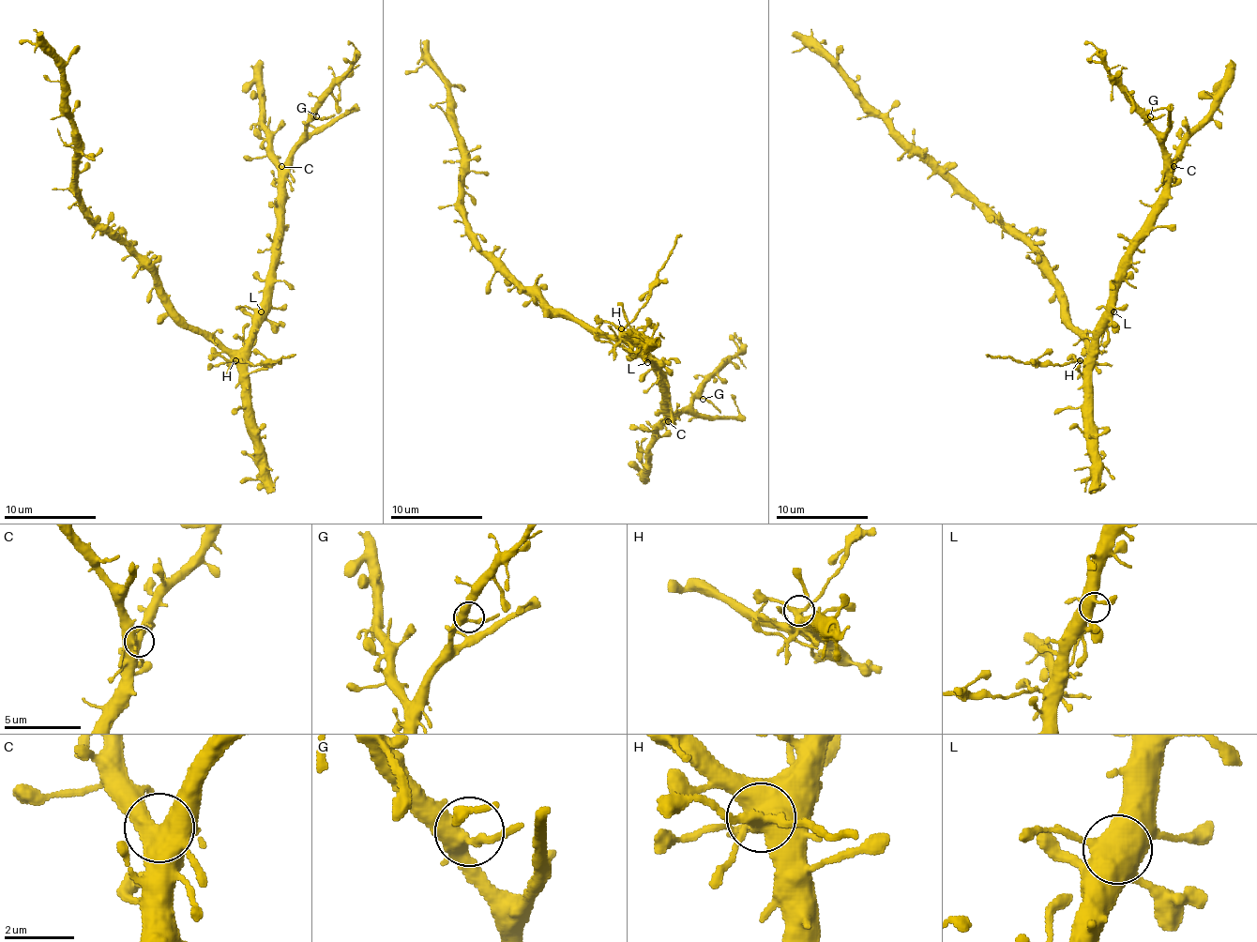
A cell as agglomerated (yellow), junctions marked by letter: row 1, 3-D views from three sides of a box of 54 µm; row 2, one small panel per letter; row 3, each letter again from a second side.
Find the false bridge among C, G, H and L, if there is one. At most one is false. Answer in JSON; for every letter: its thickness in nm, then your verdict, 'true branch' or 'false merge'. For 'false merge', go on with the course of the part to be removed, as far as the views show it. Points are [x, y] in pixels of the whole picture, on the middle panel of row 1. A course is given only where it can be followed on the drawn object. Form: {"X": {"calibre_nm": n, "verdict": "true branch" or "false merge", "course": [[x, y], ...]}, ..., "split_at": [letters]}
{"C": {"calibre_nm": 500, "verdict": "true branch"}, "G": {"calibre_nm": 340, "verdict": "true branch"}, "H": {"calibre_nm": 360, "verdict": "false merge", "course": [[622, 327], [647, 300], [657, 272], [668, 258], [679, 234]]}, "L": {"calibre_nm": 440, "verdict": "true branch"}, "split_at": ["H"]}

